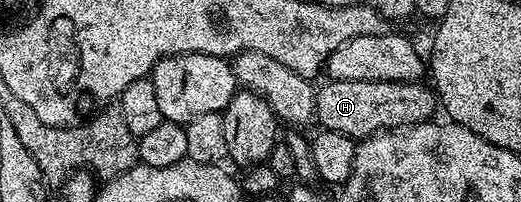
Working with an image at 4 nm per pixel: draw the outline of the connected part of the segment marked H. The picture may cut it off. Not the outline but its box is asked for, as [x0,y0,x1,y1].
[315,80,438,140]

